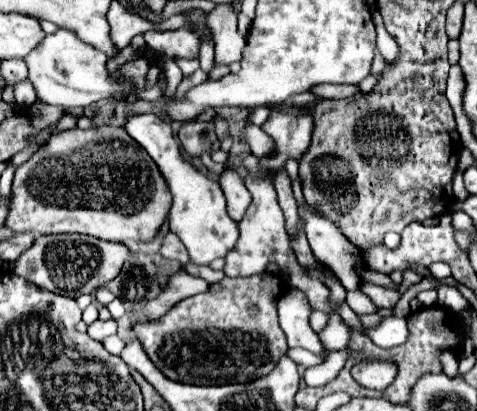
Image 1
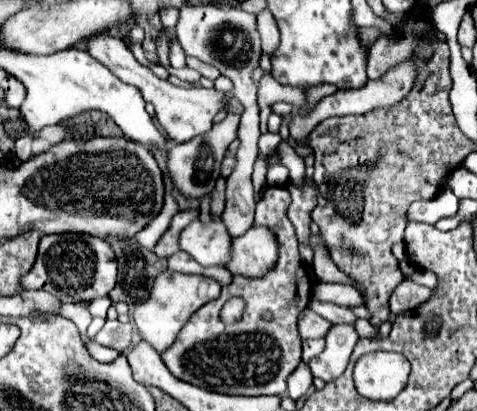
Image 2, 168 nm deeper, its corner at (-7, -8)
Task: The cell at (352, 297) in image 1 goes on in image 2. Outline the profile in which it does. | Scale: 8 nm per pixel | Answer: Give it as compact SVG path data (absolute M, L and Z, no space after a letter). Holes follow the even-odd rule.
M313 284L311 286L311 298L315 298L315 286L317 286L317 300L321 302L331 302L337 306L345 308L355 308L355 306L365 306L363 296L353 288L345 284Z

